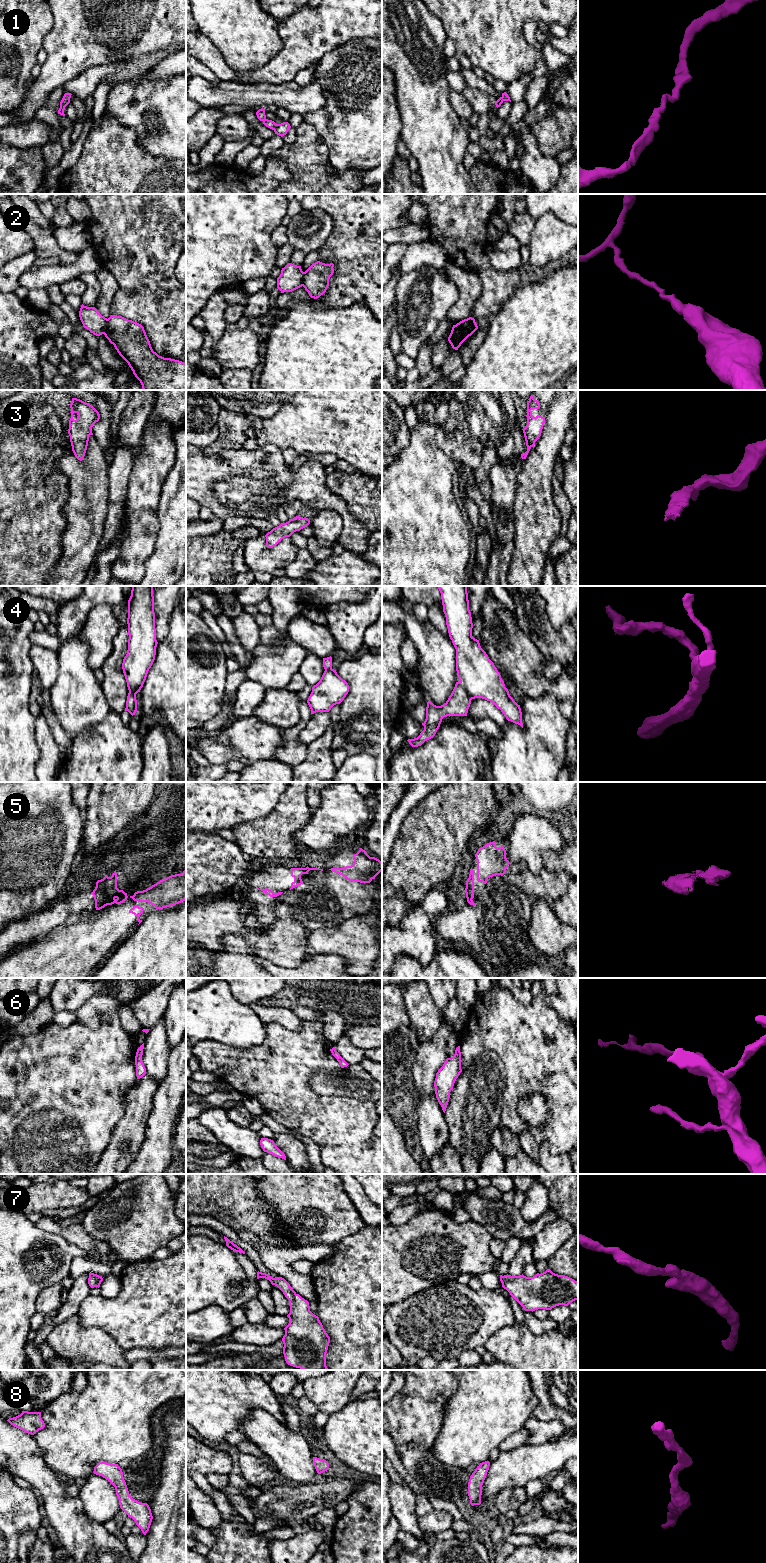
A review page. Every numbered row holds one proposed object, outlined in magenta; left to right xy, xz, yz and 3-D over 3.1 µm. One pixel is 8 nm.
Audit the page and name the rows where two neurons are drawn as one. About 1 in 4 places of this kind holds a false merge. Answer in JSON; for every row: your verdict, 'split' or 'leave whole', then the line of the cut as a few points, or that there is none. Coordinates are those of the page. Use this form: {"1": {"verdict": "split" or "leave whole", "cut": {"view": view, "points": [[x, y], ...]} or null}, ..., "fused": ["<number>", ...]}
{"1": {"verdict": "leave whole", "cut": null}, "2": {"verdict": "split", "cut": {"view": "xy", "points": [[107, 319], [107, 325], [103, 333]]}}, "3": {"verdict": "leave whole", "cut": null}, "4": {"verdict": "split", "cut": {"view": "yz", "points": [[459, 682], [471, 699]]}}, "5": {"verdict": "split", "cut": {"view": "xy", "points": [[114, 898], [106, 904]]}}, "6": {"verdict": "leave whole", "cut": null}, "7": {"verdict": "leave whole", "cut": null}, "8": {"verdict": "leave whole", "cut": null}, "fused": ["2", "4", "5"]}

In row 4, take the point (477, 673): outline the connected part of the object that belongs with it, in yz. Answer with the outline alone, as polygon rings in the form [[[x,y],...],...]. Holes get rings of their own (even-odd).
[[[438,586],[449,637],[456,649],[456,671],[460,683],[471,699],[482,698],[493,703],[508,721],[523,728],[520,705],[510,696],[494,663],[481,648],[479,640],[472,636],[472,617],[469,610],[467,586]]]

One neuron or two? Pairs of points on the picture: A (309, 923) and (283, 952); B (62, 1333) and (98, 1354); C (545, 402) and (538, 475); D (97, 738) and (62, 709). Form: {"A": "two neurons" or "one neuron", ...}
{"A": "two neurons", "B": "one neuron", "C": "two neurons", "D": "two neurons"}

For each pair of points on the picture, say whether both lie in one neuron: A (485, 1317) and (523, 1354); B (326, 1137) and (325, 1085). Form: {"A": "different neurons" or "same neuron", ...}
{"A": "different neurons", "B": "different neurons"}

